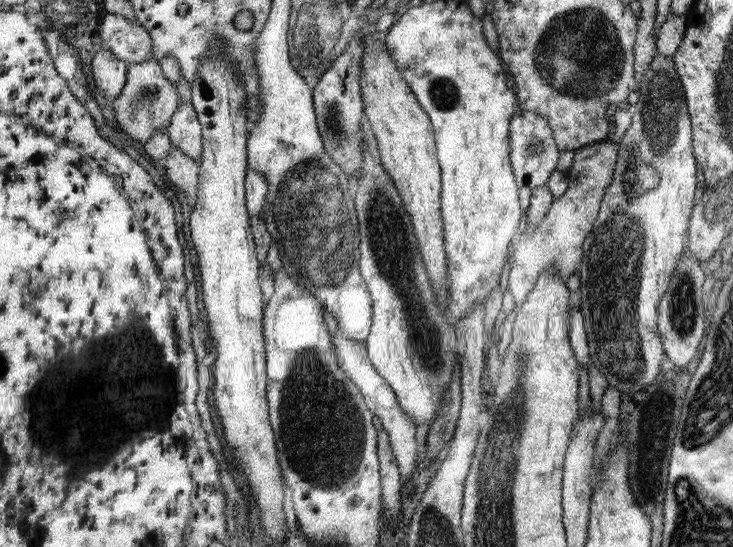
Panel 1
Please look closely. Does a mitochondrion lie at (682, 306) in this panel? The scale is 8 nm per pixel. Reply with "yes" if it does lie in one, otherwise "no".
yes

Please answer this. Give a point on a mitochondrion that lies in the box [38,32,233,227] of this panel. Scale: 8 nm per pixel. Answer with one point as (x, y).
(139, 103)

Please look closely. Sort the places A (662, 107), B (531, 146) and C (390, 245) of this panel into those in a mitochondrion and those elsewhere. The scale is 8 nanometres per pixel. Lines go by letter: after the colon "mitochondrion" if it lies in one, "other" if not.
A: mitochondrion
B: mitochondrion
C: mitochondrion

